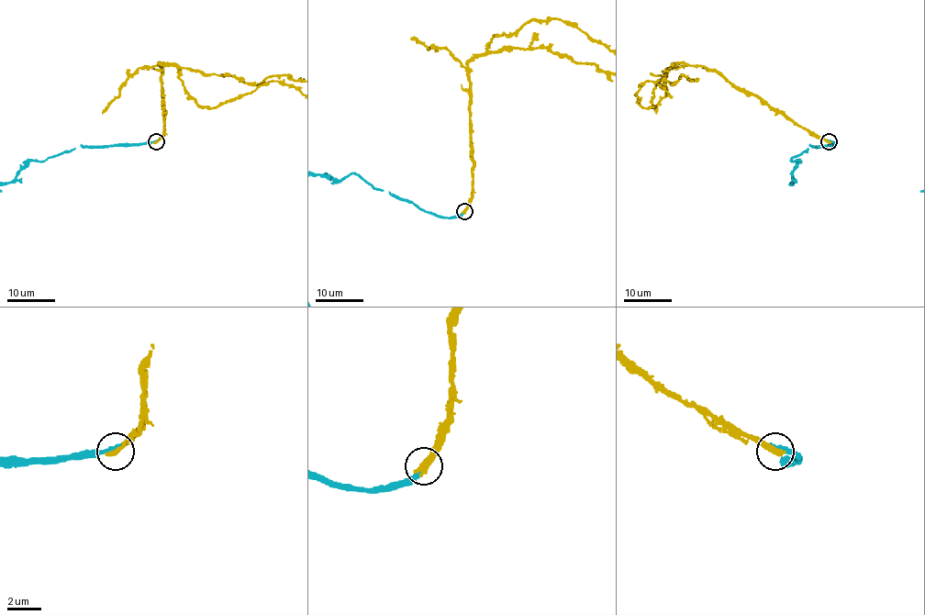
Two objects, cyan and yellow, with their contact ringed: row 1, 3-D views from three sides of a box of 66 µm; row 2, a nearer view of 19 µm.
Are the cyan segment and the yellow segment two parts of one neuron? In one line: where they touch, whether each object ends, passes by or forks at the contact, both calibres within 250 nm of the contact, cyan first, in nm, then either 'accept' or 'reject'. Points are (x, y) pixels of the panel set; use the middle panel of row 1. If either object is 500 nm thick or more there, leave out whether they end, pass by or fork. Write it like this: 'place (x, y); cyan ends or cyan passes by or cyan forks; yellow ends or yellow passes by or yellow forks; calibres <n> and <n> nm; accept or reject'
place (464, 211); cyan ends; yellow ends; calibres 360 and 380 nm; reject

